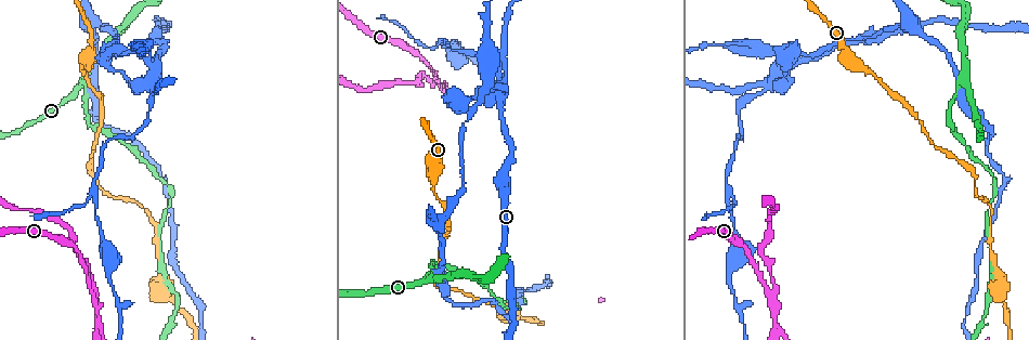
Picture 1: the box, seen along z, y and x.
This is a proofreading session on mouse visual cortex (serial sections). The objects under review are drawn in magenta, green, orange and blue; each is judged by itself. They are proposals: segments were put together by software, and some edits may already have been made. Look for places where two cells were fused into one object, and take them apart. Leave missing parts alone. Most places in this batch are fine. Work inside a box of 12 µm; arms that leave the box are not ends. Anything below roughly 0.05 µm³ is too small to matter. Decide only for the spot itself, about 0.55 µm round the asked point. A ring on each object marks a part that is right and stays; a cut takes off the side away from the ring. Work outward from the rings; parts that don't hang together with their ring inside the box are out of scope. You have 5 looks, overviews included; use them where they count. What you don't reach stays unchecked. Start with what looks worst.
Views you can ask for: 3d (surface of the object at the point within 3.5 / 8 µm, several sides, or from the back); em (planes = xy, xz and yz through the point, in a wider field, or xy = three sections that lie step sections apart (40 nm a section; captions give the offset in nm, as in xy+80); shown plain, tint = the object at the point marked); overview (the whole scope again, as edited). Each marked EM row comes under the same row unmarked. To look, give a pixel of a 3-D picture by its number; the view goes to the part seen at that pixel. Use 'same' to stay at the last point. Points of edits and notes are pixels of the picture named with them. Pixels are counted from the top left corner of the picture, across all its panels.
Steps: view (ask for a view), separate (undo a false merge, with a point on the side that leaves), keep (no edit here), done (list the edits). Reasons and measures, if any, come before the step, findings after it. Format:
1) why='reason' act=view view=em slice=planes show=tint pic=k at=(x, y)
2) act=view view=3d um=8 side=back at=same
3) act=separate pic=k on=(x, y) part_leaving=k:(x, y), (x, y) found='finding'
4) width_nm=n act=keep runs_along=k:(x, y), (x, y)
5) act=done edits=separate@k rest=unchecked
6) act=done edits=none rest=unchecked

why='three arms meet' act=view view=3d um=3.5 pic=1 at=(85, 81)

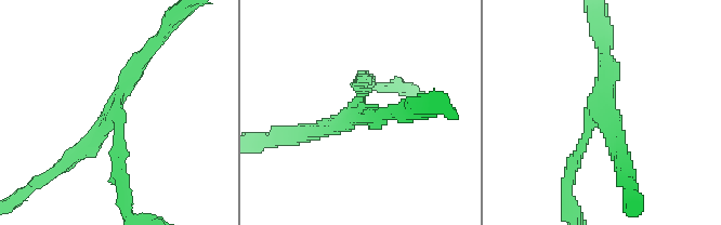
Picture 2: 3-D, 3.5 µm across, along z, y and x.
arms=3 arm_widths_nm=150,200,250 why='need the tissue' act=view view=em slice=xy step=5 show=tint pic=2 at=(602, 116)

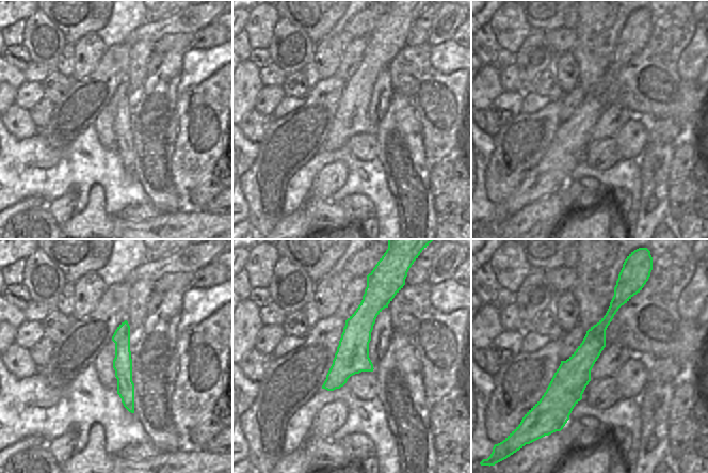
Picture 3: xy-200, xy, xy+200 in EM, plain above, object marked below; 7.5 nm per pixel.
act=keep runs_along=2:(306, 133), (350, 117), (359, 80) found='one cell here'

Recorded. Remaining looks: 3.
why='three arms meet' act=view view=3d um=8 side=back pic=1 at=(769, 291)

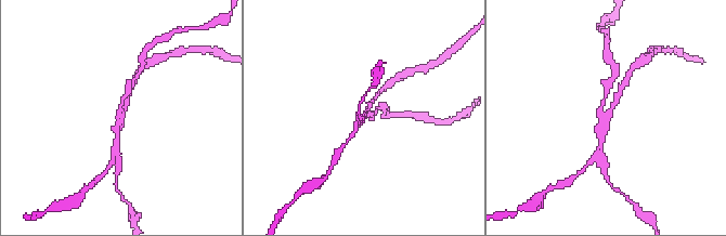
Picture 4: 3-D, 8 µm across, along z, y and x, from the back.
arms=3 arm_widths_nm=150,200,200 act=view view=em slice=xy step=1 show=tint pic=4 at=(605, 115)

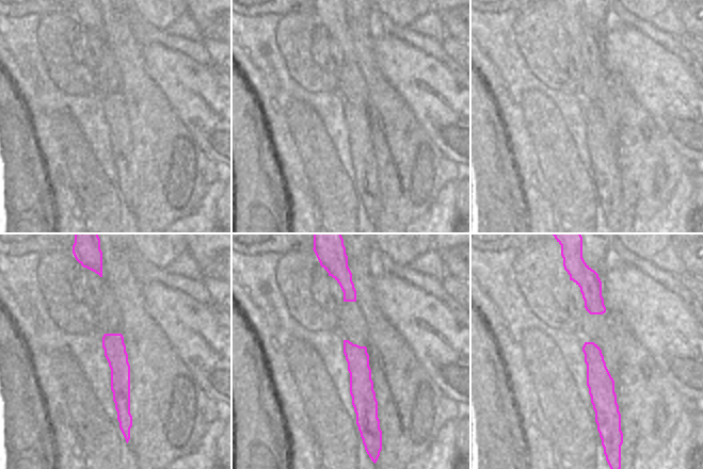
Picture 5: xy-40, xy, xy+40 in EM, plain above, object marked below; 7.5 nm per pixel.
width_nm=180 act=separate pic=4 on=(607, 86) part_leaving=4:(601, 115), (605, 90), (613, 76) found='two cells meet here'

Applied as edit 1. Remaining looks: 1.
act=done edits=separate@4 rest=unchecked

